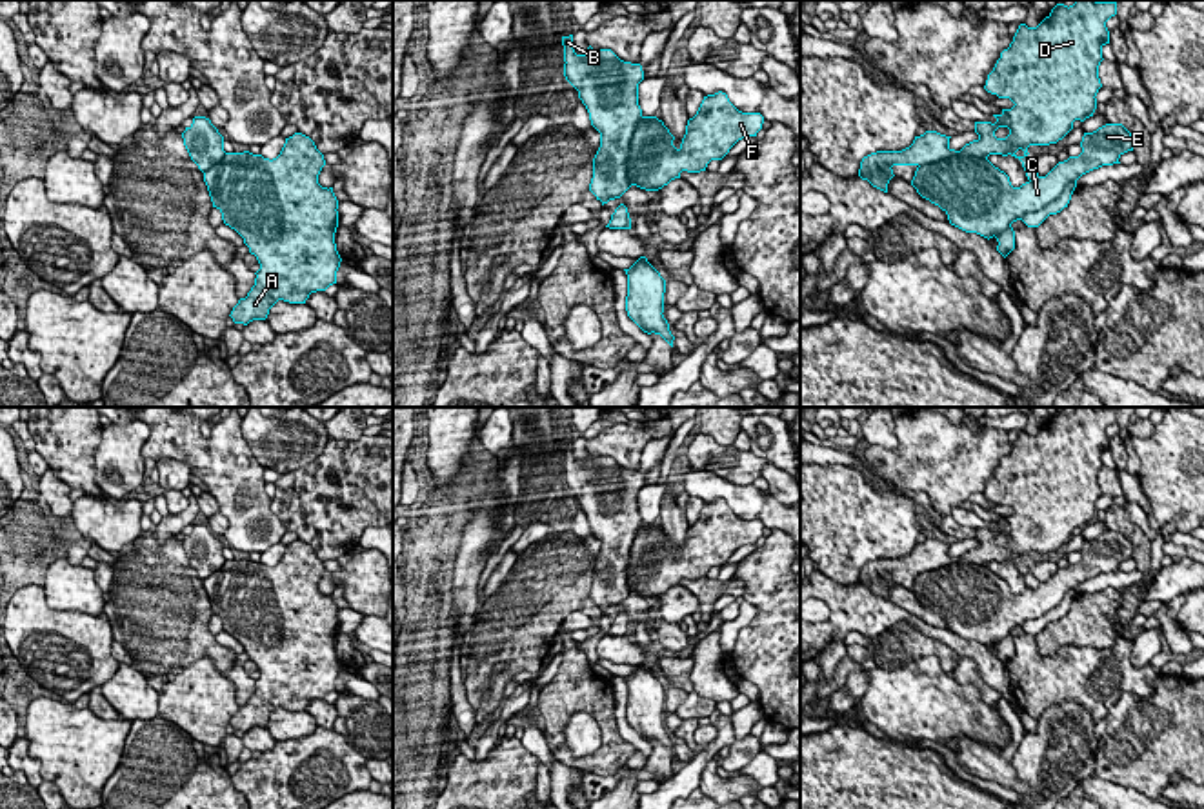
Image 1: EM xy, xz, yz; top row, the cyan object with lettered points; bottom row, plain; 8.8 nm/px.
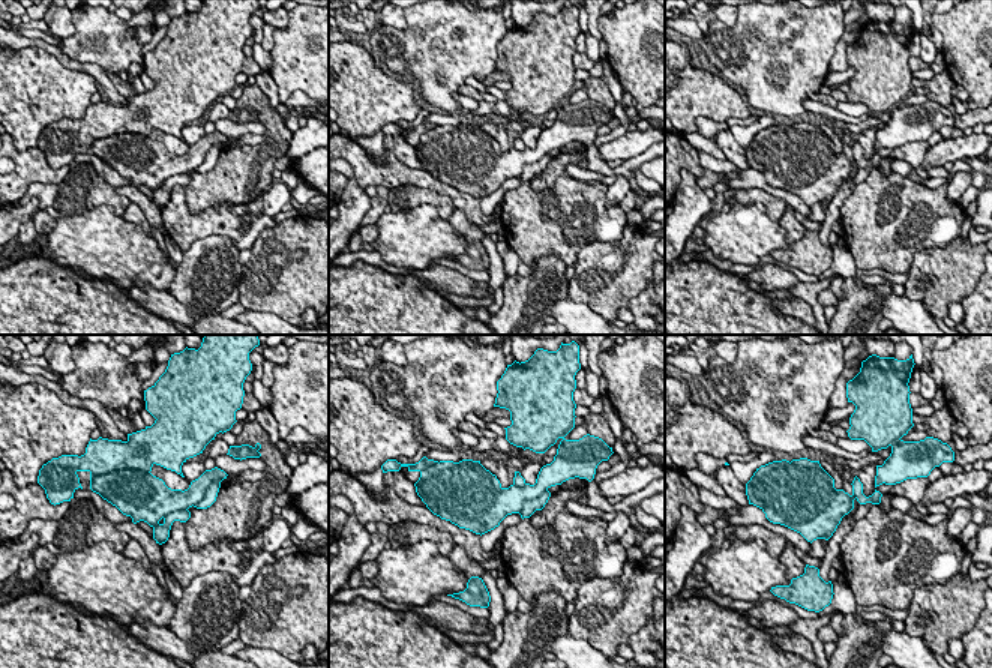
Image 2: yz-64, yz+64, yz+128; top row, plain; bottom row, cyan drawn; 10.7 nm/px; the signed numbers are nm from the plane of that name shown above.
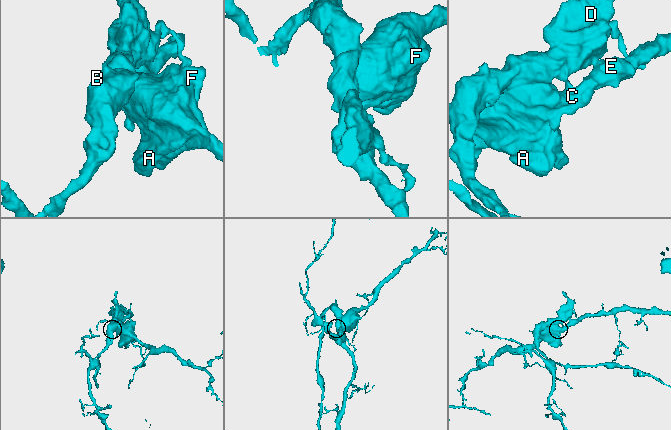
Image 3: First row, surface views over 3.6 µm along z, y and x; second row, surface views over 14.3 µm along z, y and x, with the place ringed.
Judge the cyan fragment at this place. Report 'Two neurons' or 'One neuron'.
Two neurons

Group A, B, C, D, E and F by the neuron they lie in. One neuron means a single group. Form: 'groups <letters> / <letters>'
groups A C E F / B D

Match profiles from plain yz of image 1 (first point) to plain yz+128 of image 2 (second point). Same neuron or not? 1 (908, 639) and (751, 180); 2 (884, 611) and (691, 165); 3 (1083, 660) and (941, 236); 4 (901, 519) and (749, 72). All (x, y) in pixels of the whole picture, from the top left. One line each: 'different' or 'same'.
1: different
2: same
3: same
4: different

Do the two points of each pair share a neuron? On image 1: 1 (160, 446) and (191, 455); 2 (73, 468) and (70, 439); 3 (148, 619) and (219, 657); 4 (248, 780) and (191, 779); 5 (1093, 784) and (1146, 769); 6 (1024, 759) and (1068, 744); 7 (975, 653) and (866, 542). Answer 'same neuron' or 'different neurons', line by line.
1: same neuron
2: same neuron
3: same neuron
4: different neurons
5: different neurons
6: same neuron
7: different neurons

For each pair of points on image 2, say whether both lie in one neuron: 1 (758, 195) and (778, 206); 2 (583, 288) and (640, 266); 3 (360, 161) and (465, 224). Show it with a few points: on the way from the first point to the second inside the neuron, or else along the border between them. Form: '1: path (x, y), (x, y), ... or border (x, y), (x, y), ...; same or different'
1: path (763, 197), (773, 204); same
2: path (596, 282), (626, 266); same
3: border (455, 207), (459, 207), (476, 225); different

